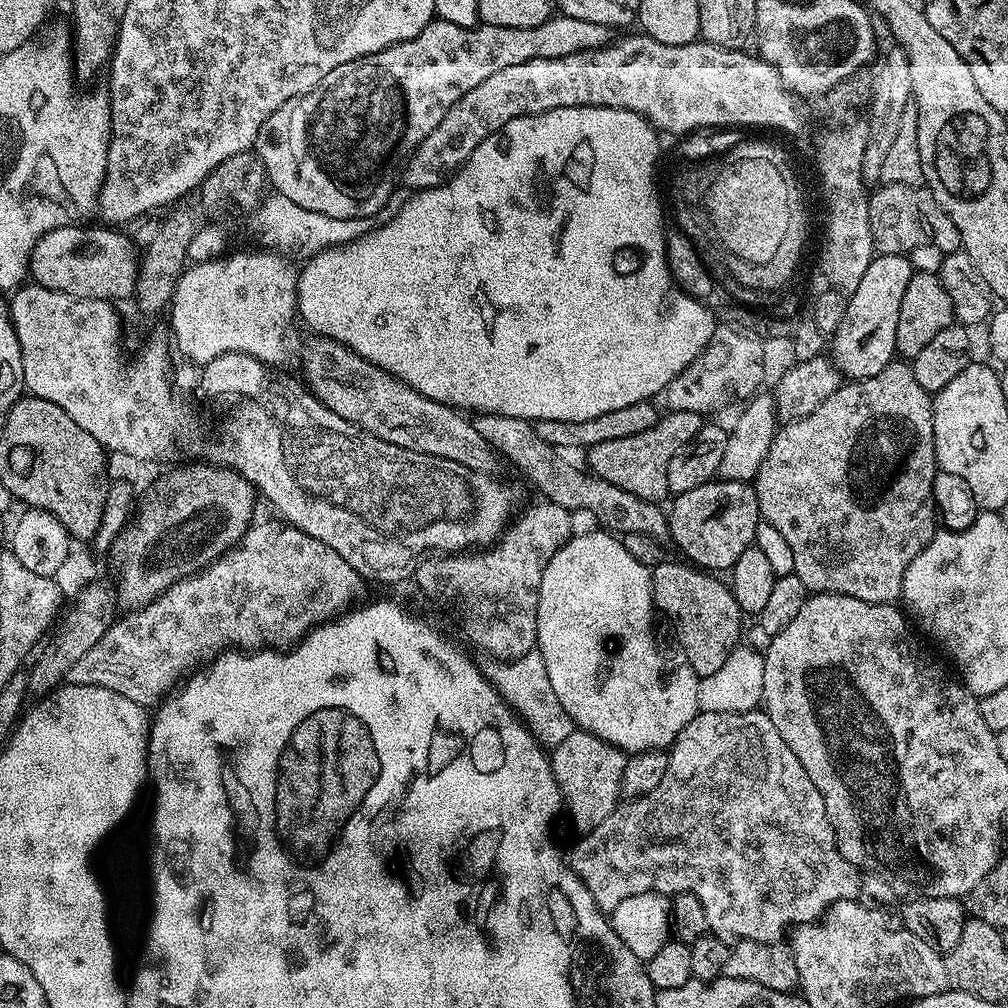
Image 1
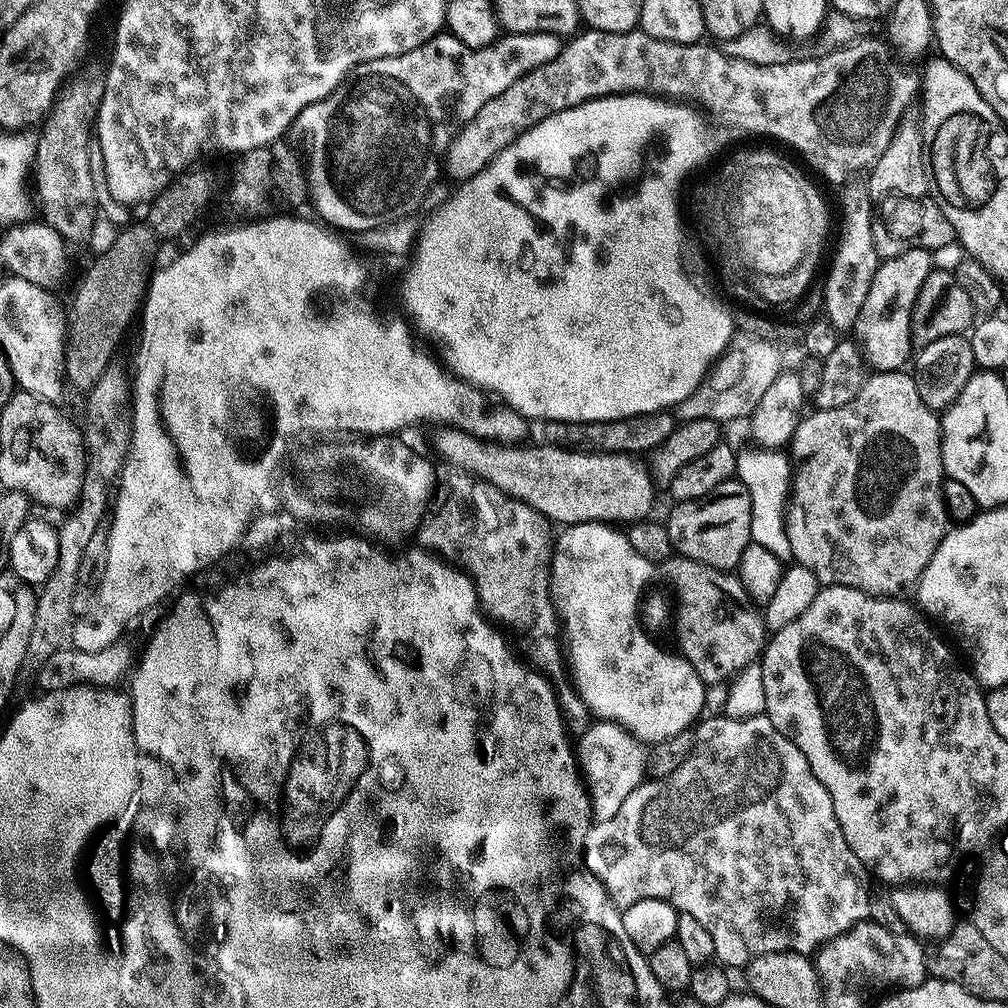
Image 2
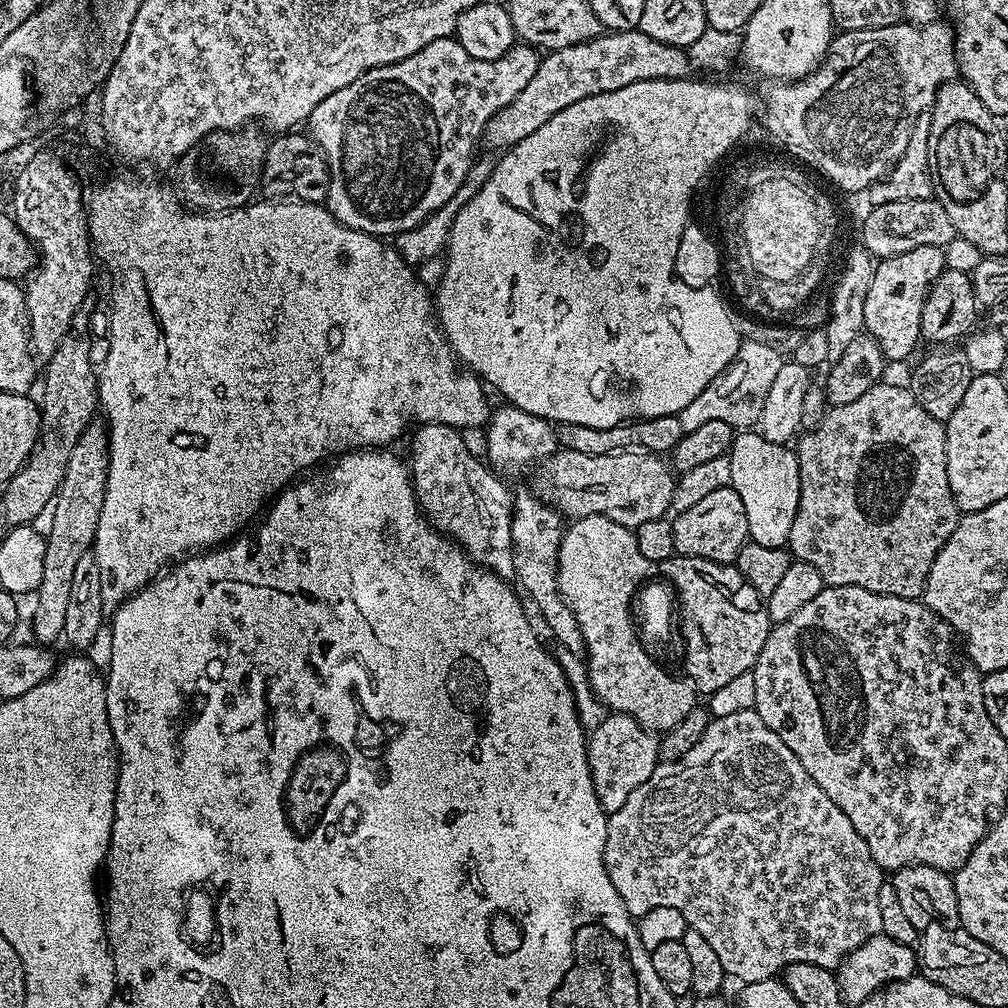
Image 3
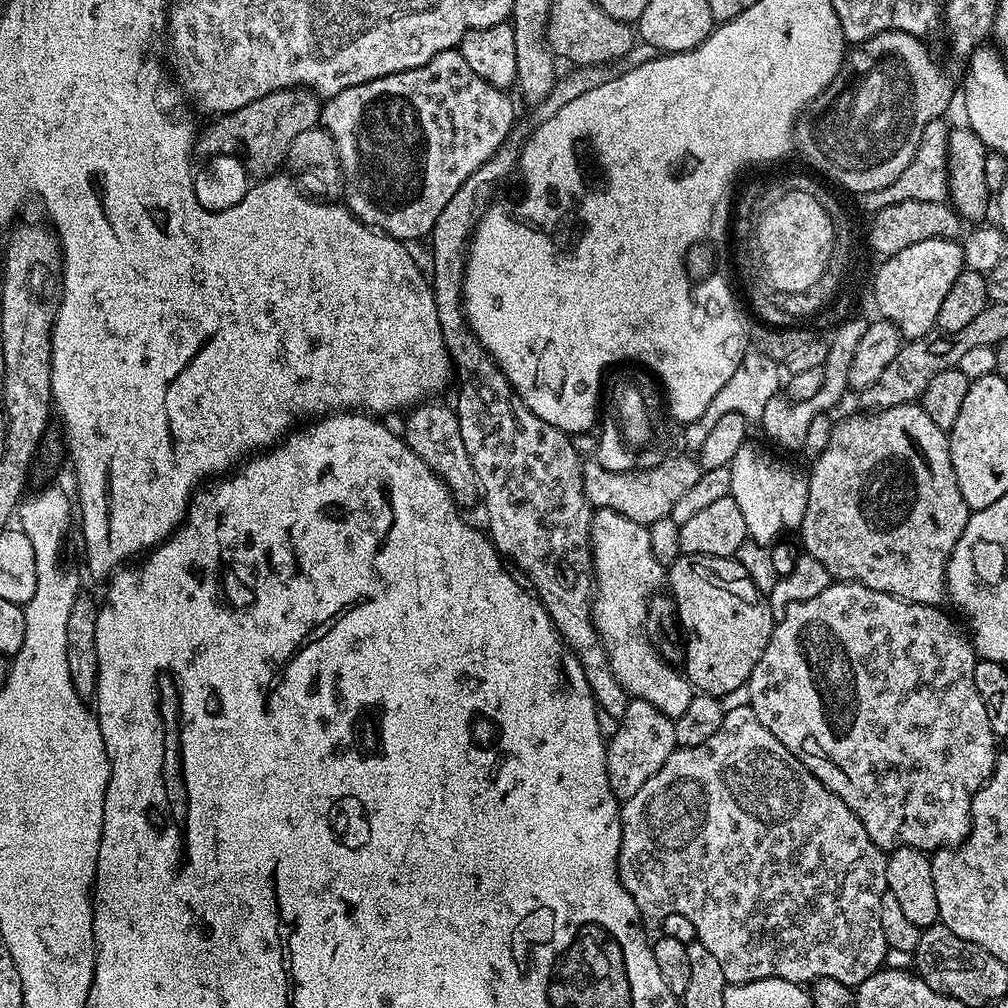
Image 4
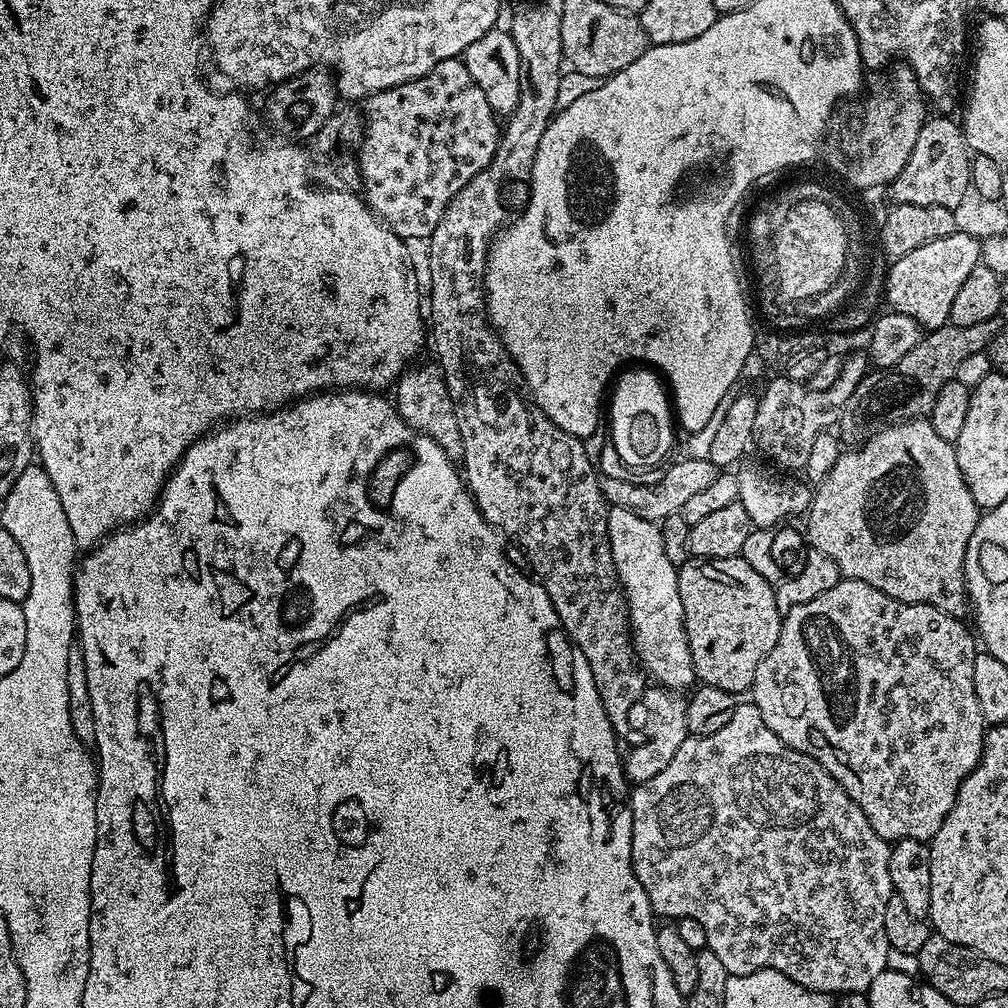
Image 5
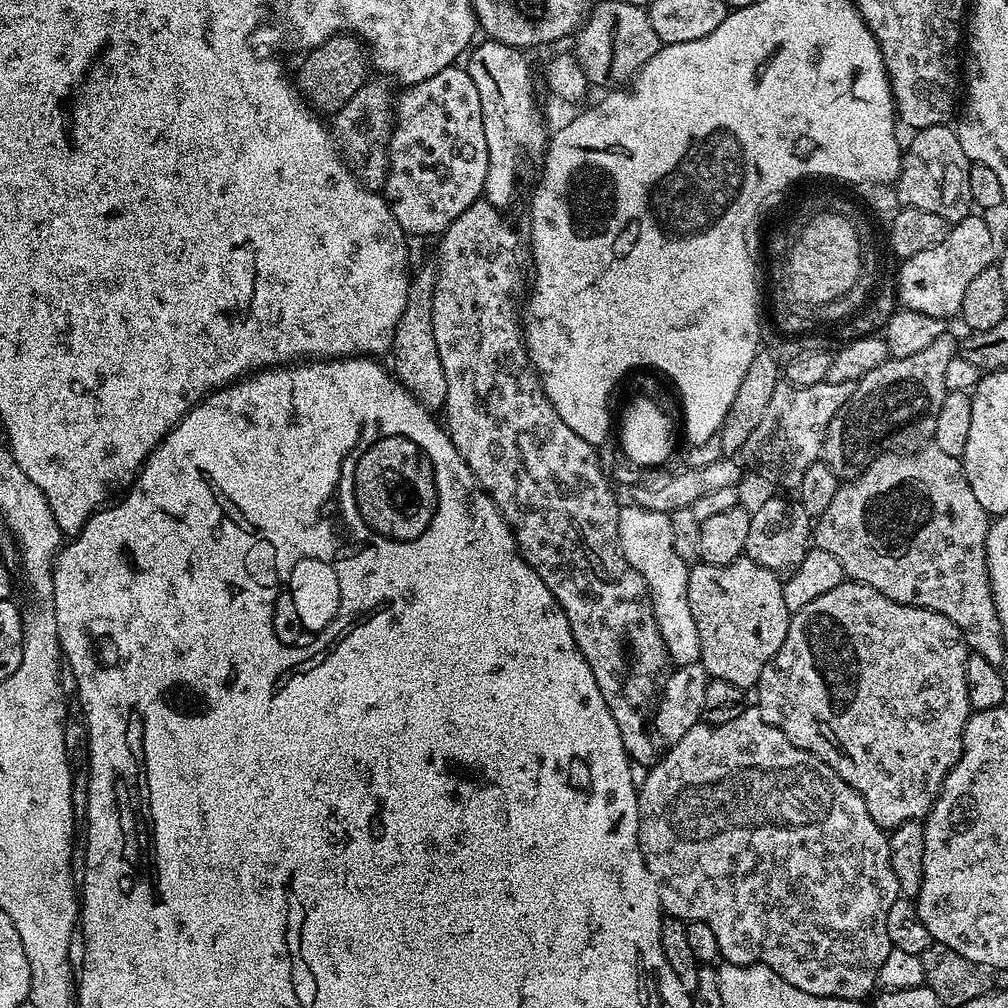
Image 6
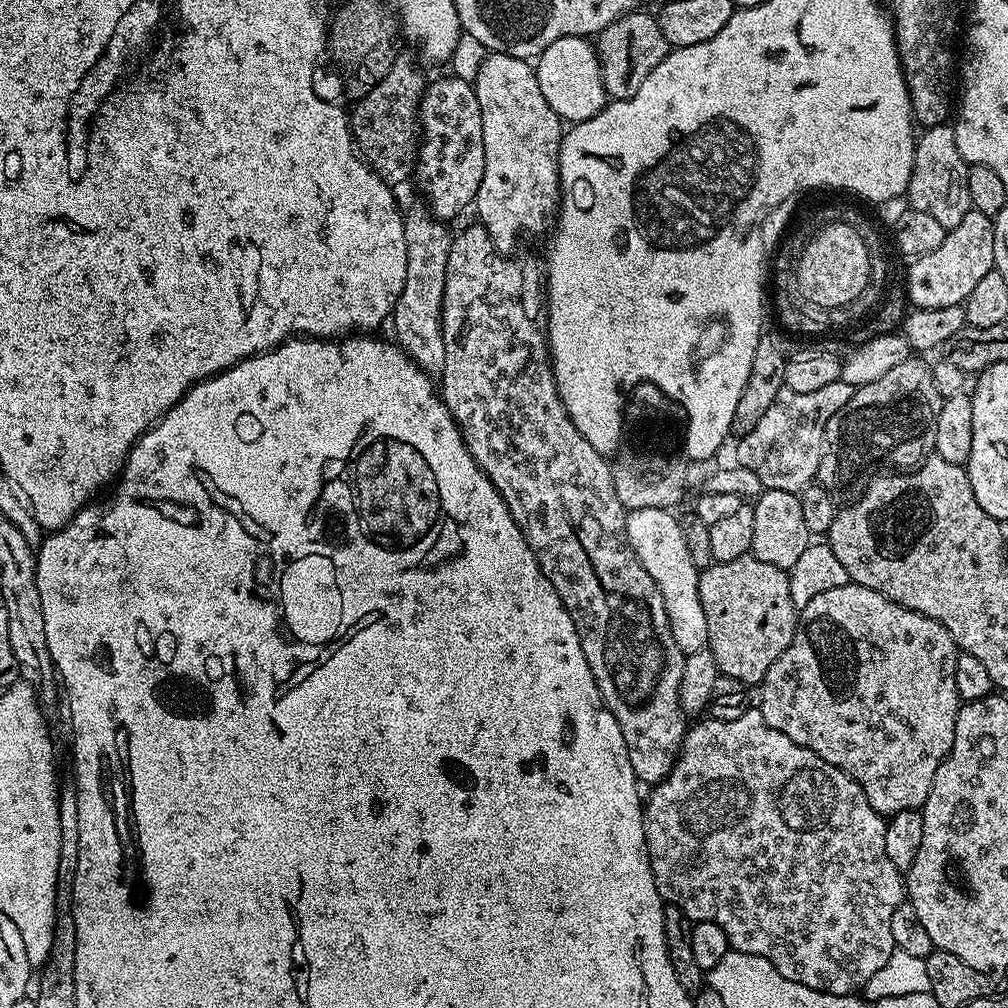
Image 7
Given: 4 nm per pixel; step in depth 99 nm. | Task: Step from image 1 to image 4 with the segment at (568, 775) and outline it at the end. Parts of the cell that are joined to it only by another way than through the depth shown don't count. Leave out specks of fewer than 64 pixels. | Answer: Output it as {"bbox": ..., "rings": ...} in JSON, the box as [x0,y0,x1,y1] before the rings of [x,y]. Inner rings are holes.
{"bbox":[606,699,678,802],"rings":[[[629,699],[624,715],[619,717],[620,729],[607,741],[608,757],[606,770],[610,778],[610,786],[616,799],[623,802],[629,800],[670,758],[678,745],[676,743],[676,726],[671,716],[664,716],[645,700]]]}

